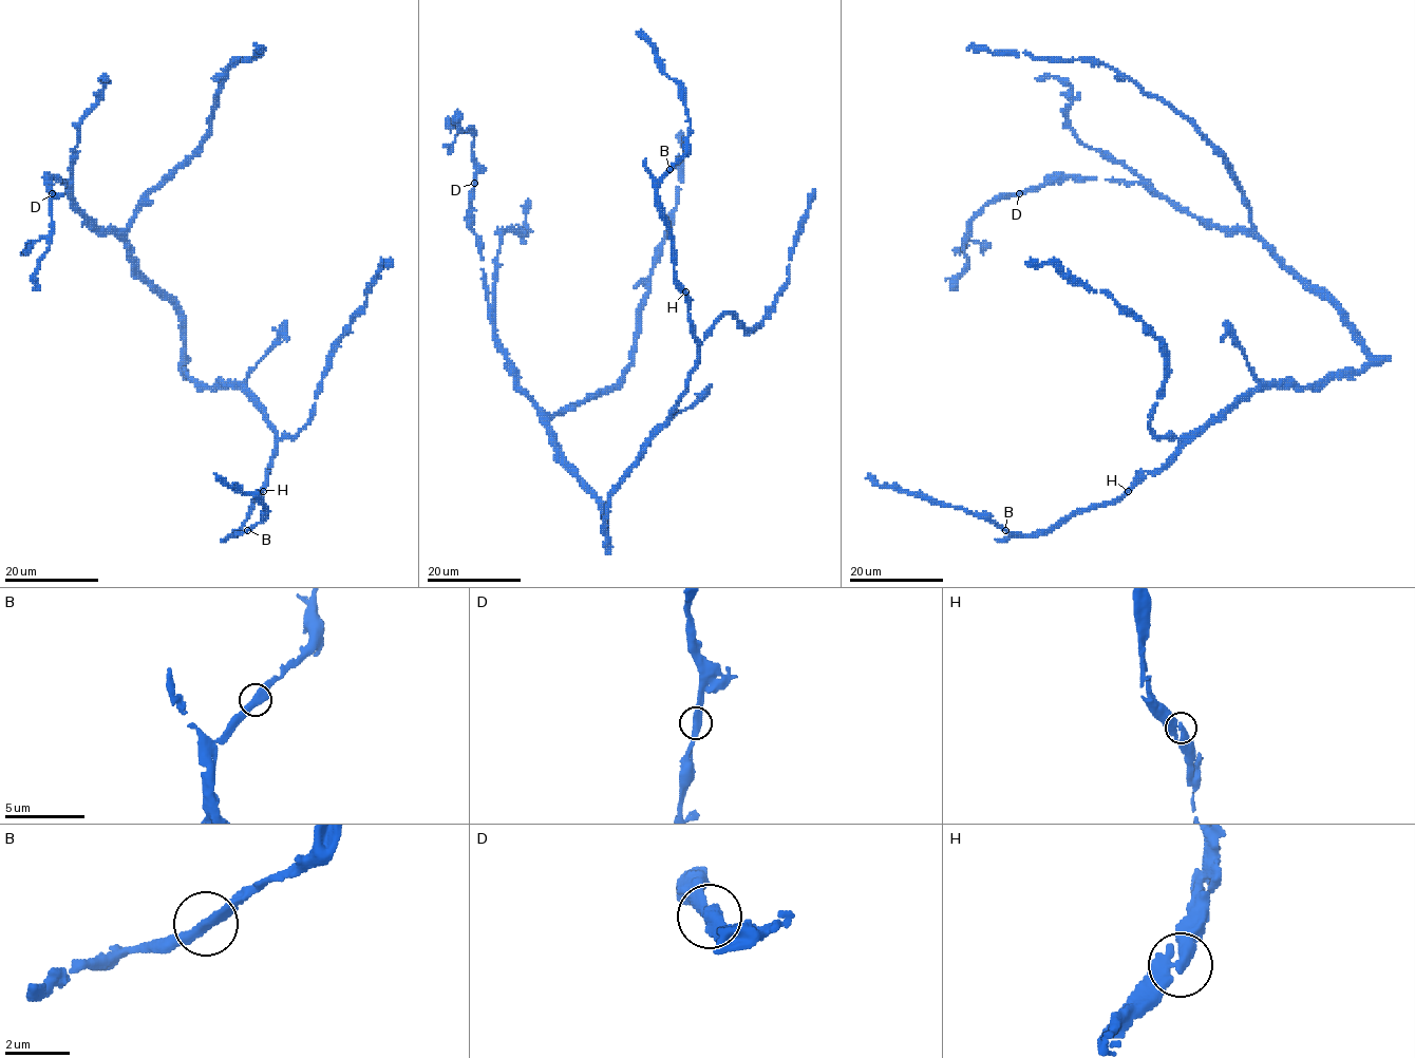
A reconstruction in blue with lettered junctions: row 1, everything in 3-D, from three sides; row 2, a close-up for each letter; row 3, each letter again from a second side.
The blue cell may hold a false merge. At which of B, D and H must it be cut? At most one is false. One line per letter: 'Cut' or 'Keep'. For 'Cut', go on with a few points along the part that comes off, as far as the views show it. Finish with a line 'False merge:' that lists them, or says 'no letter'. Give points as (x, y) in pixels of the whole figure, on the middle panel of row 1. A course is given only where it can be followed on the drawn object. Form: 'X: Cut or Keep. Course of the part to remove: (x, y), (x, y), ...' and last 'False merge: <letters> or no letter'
B: Keep
D: Keep
H: Keep
False merge: no letter

